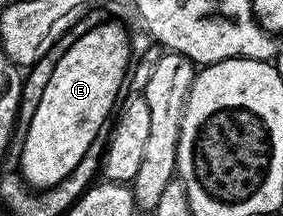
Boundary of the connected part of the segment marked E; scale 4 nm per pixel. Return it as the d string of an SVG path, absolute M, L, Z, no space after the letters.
M109 21L106 25L97 25L94 29L87 30L78 41L71 42L66 49L62 48L60 54L59 63L55 63L55 71L51 71L53 81L47 79L43 99L39 99L39 107L35 107L35 115L23 135L22 141L25 142L21 145L21 173L26 181L24 184L37 191L48 191L72 175L75 167L79 167L83 155L87 155L91 143L95 143L102 132L101 128L104 127L109 112L110 117L114 112L118 104L117 96L121 93L121 87L123 91L131 69L130 34L123 26Z

